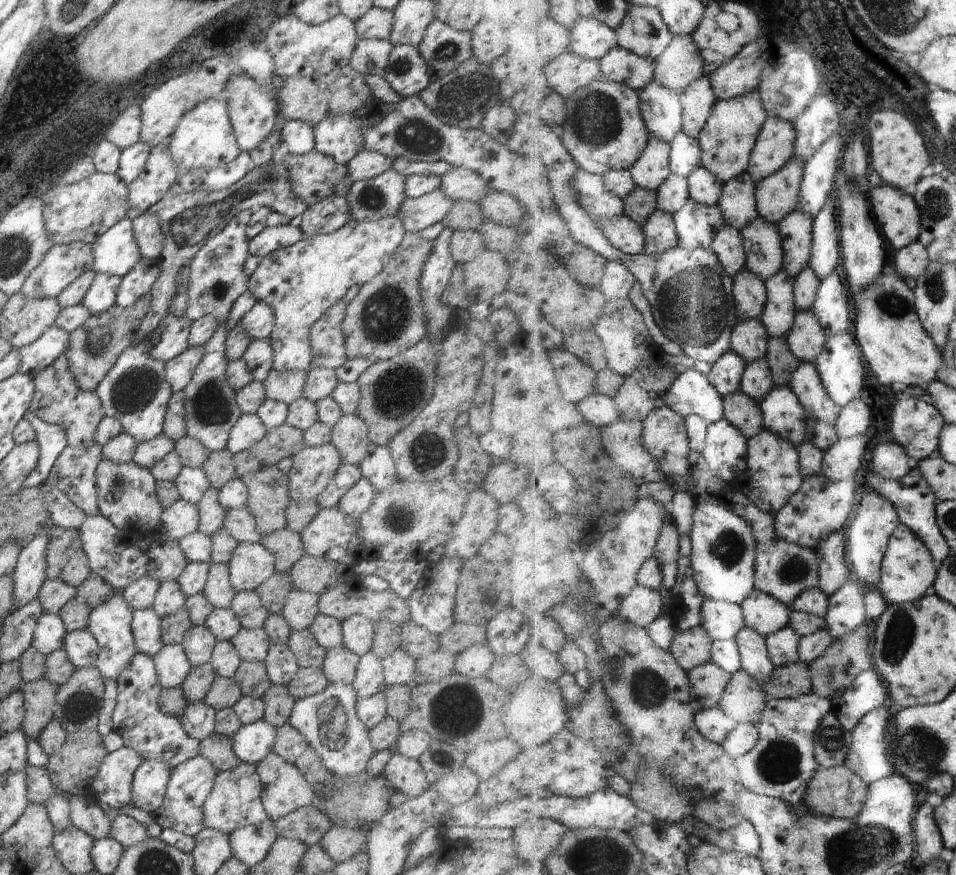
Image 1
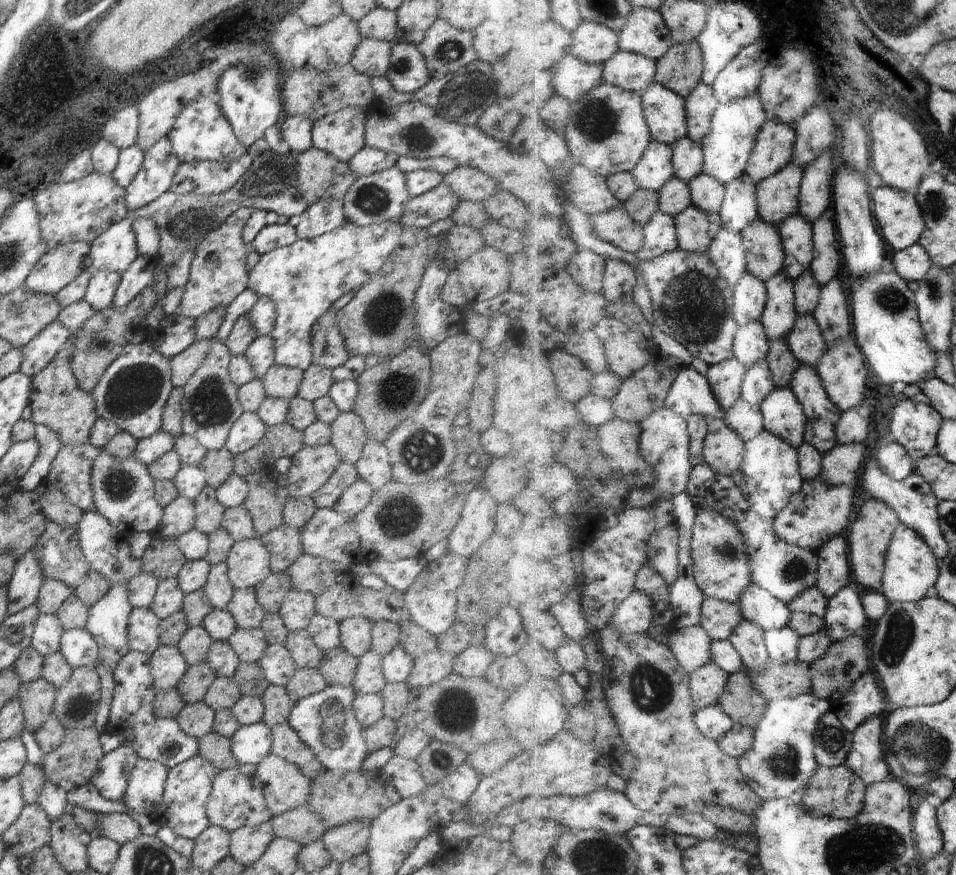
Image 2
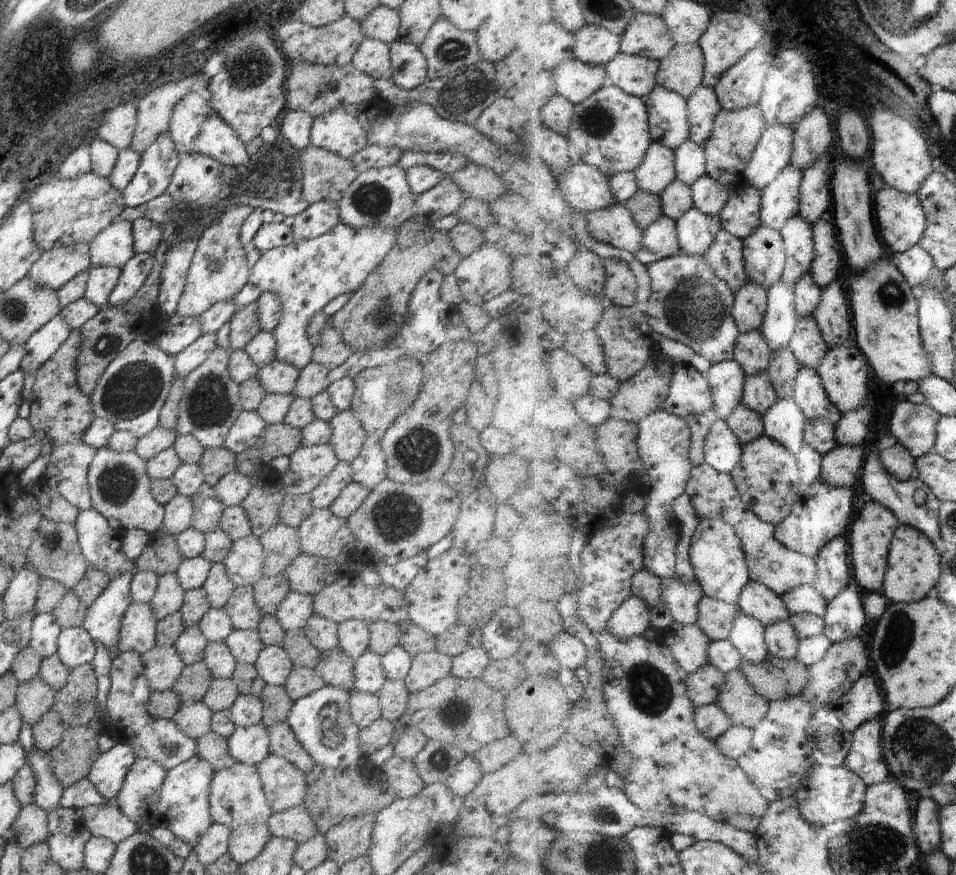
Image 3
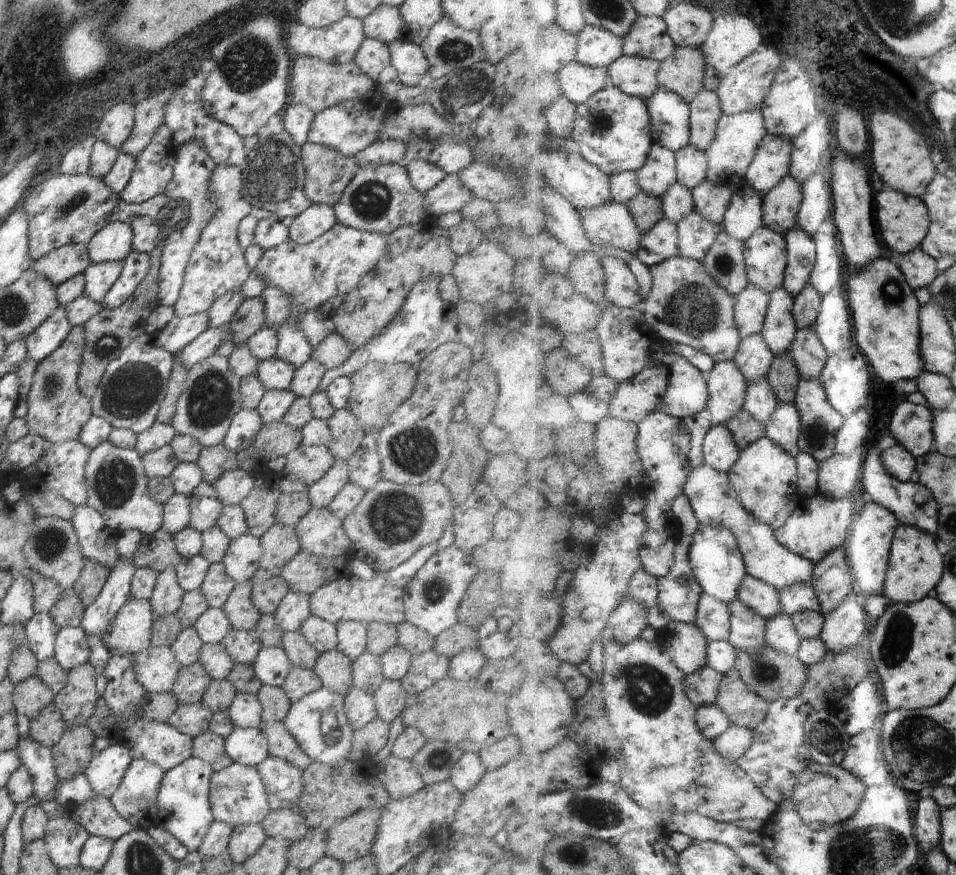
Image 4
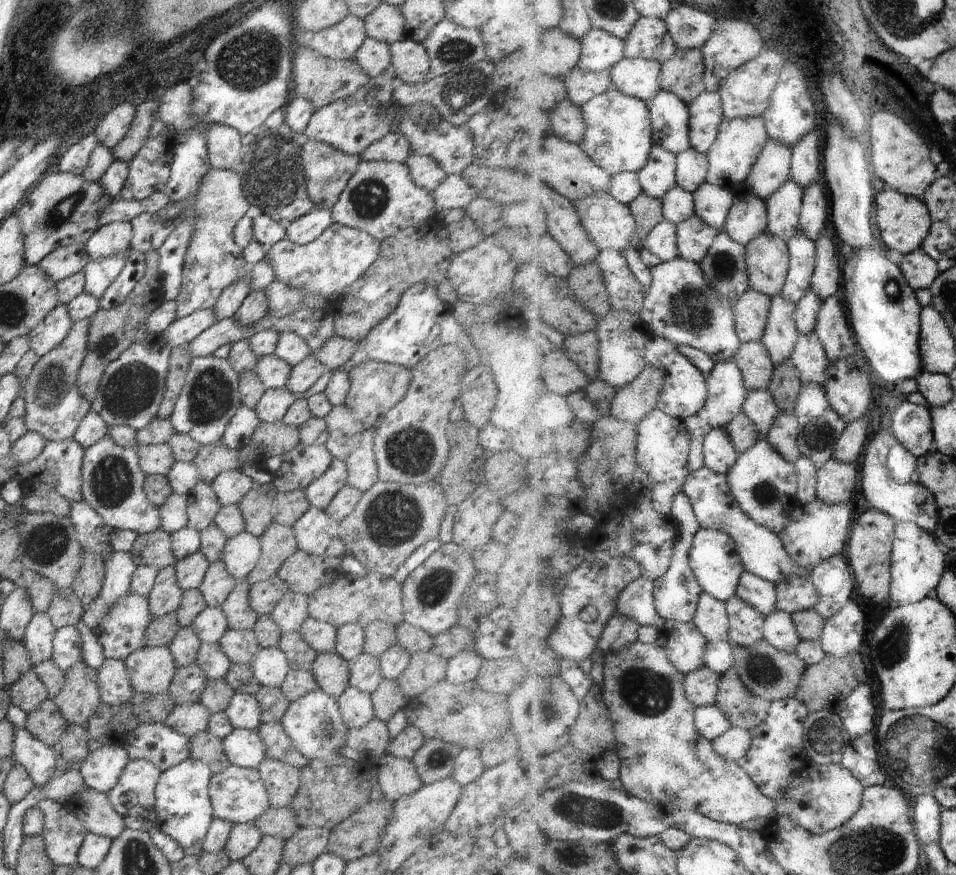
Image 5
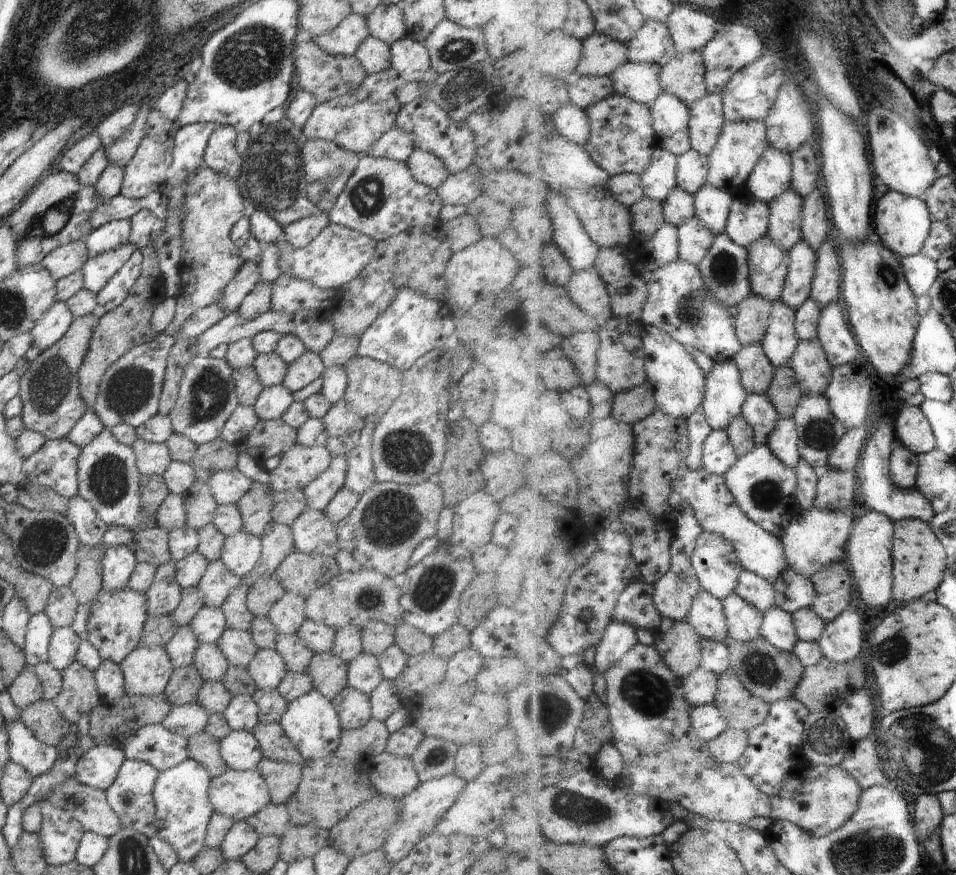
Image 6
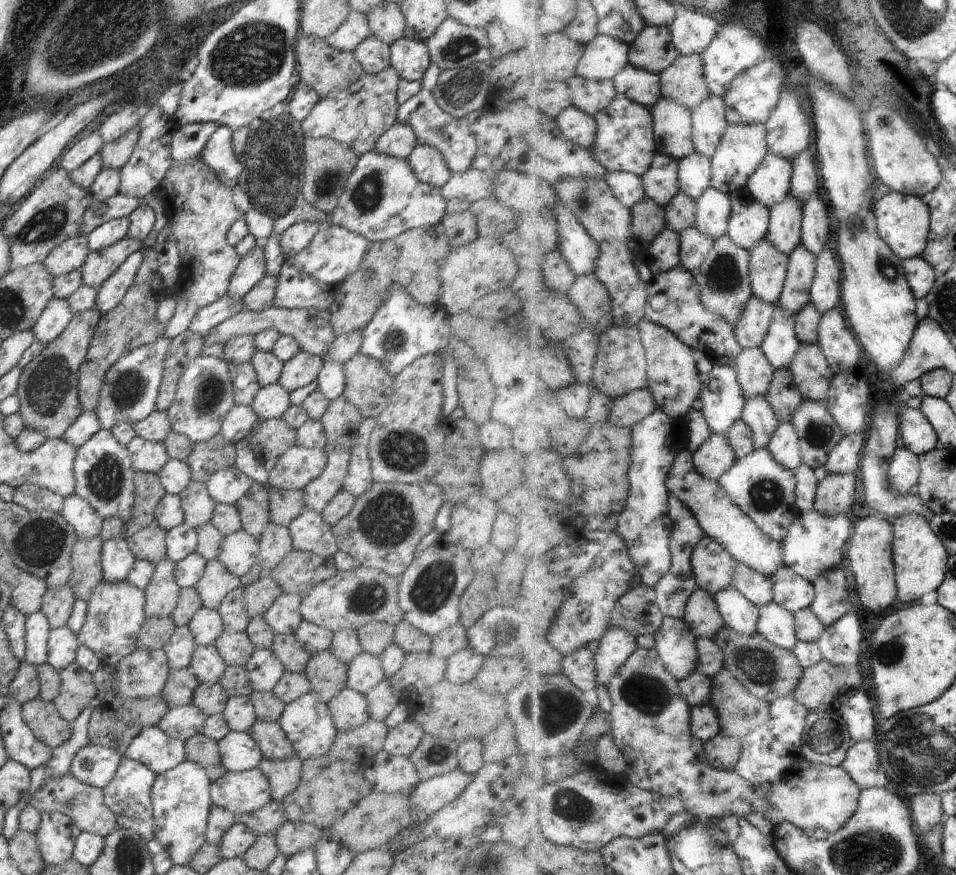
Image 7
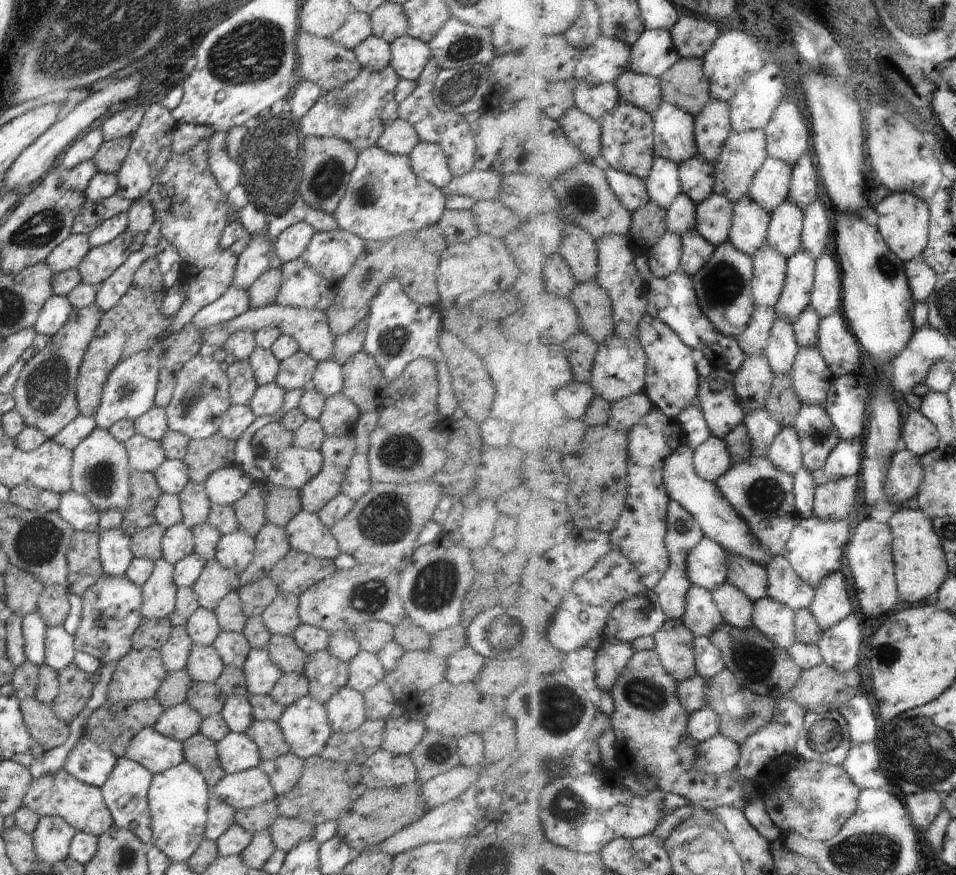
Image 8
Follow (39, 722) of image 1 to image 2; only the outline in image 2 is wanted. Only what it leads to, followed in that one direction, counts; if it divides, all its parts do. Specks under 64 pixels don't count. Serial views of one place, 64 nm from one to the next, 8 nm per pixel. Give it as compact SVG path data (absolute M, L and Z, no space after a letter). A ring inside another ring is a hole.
M44 677L29 683L21 683L17 700L24 715L24 726L31 733L42 728L48 715L53 712L54 688Z

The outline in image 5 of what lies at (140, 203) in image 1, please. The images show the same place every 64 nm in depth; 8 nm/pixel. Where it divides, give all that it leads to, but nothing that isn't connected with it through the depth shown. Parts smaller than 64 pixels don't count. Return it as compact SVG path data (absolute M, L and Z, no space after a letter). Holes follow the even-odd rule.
M160 118L153 122L148 138L129 164L128 174L124 186L117 196L118 199L141 201L155 192L160 191L162 193L171 173L170 166L173 161L174 147L177 143L176 139L177 134L174 130Z

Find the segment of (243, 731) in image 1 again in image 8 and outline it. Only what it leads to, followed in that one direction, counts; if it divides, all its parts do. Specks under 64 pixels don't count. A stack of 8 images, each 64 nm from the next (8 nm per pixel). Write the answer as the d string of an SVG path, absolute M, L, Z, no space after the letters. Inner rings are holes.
M230 732L216 744L222 769L227 774L244 772L261 764L256 744L245 733Z

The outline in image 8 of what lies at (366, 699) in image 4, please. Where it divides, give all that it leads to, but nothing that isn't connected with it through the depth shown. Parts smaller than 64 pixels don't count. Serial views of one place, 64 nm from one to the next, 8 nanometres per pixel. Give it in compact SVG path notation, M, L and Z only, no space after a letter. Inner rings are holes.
M346 686L325 703L332 733L352 733L367 719L364 696Z

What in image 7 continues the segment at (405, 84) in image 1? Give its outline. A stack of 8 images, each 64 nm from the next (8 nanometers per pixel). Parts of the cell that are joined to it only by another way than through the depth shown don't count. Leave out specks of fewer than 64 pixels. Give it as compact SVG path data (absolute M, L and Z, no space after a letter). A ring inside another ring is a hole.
M404 36L395 40L389 47L391 66L398 71L399 78L420 82L431 63L431 56L425 43Z

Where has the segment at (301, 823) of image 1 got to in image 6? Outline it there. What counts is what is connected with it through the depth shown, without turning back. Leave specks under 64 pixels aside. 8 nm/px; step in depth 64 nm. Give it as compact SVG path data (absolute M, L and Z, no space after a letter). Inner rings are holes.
M268 803L260 812L249 816L246 820L259 834L281 837L292 824L285 805Z

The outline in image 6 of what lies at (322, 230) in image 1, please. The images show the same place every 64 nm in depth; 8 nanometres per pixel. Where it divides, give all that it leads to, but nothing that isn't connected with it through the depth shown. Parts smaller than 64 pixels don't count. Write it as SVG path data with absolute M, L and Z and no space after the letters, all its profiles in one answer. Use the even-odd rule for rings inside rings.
M321 212L319 215L306 217L285 226L282 239L294 249L301 249L310 244L328 224L330 224L329 213Z

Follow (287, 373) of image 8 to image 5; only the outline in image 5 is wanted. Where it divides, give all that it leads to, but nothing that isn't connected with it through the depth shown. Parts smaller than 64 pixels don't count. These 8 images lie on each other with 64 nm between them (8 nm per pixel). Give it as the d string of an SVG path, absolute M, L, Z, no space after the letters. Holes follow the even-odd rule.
M310 354L292 367L286 388L299 396L299 394L309 392L311 386L326 372L328 368L316 360L314 354Z

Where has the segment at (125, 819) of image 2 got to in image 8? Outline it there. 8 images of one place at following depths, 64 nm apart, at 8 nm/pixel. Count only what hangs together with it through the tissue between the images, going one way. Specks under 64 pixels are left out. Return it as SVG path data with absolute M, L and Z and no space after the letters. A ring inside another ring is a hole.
M64 770L46 774L38 780L32 780L30 790L24 796L23 807L30 808L32 812L42 816L60 816L69 826L76 831L81 831L96 837L102 836L110 828L114 828L112 816L104 805L101 788L90 786L76 780Z

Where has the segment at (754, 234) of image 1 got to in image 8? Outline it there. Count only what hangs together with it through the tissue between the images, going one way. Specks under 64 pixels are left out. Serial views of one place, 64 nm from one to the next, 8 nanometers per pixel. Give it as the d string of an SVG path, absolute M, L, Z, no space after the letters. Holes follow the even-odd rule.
M769 243L764 244L755 258L753 283L755 304L762 308L775 308L787 287L789 259Z

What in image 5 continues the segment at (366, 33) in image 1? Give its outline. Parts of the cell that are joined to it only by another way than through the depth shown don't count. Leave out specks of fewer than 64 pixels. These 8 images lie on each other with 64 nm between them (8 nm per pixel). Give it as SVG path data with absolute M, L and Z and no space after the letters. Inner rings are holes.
M380 3L367 17L363 18L368 37L391 45L405 39L404 17L399 7Z

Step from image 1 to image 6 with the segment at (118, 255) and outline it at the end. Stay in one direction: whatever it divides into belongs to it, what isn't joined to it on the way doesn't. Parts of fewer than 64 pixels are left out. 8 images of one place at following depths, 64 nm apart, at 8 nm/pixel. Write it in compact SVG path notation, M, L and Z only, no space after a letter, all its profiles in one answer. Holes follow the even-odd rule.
M118 219L107 222L97 229L92 229L92 232L89 232L83 241L88 247L89 256L93 257L127 243L130 233L129 219Z

